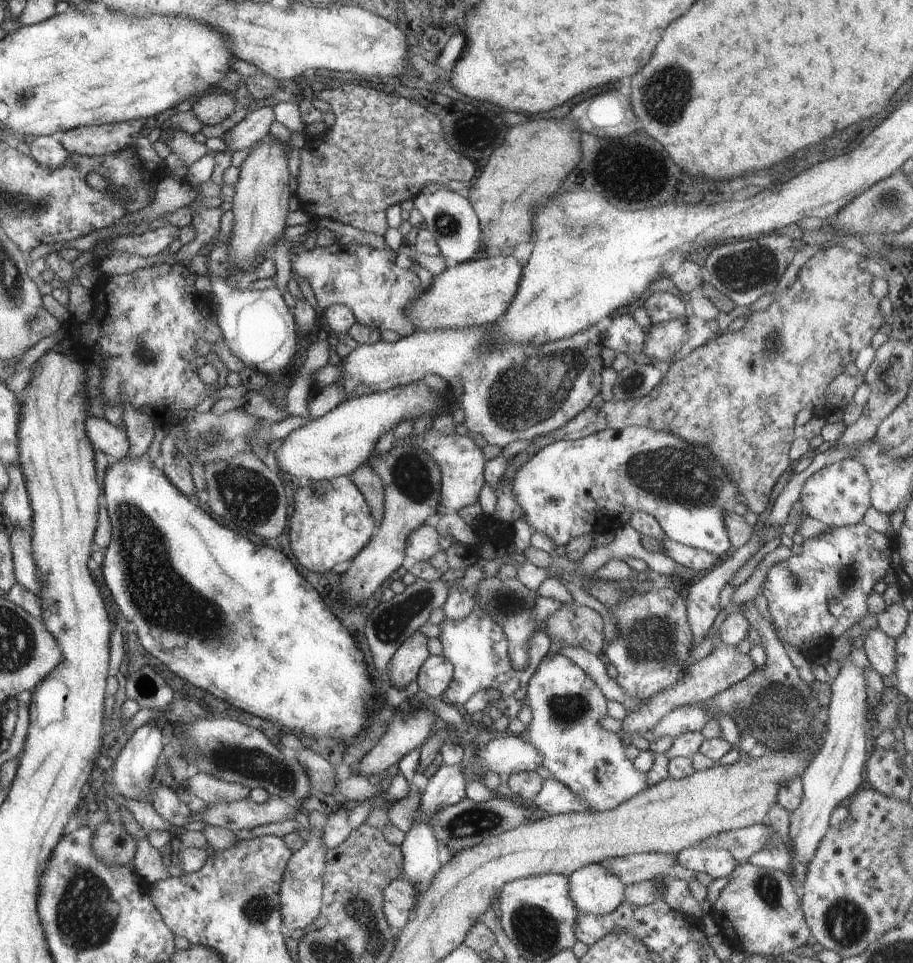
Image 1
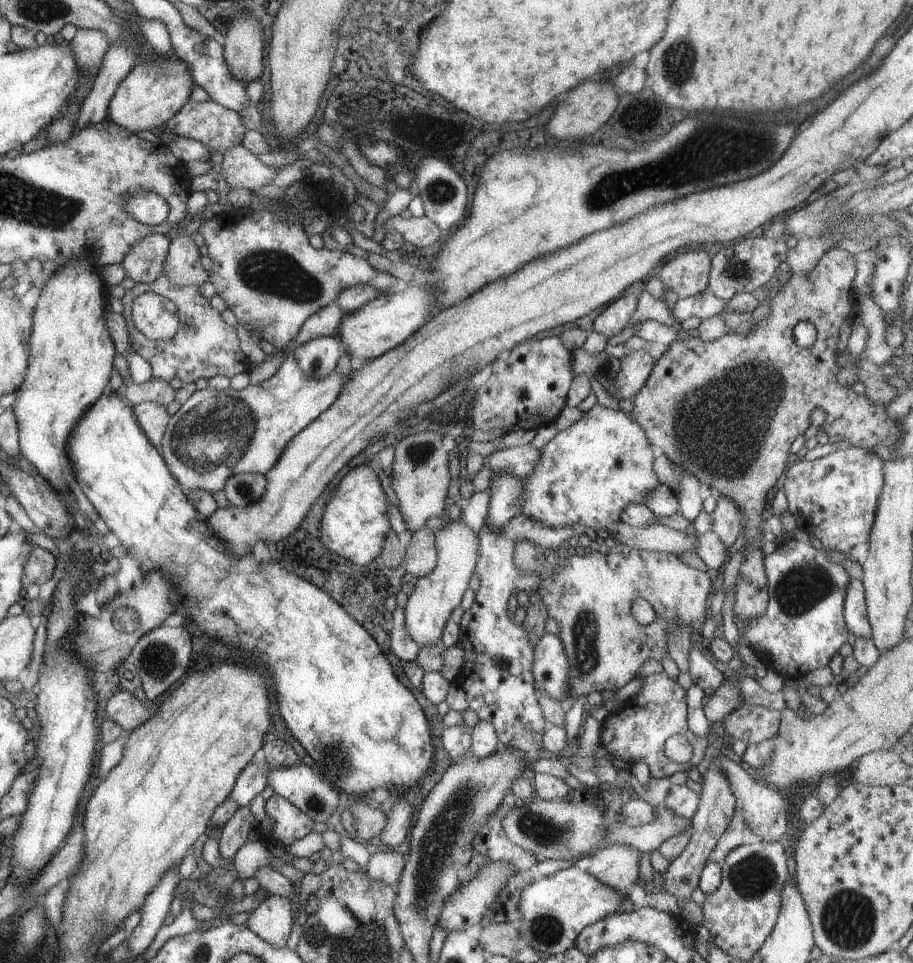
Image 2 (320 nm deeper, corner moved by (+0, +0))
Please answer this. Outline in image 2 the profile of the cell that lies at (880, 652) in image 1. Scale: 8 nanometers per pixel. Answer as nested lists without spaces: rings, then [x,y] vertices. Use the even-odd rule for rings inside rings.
[[[851,578],[843,602],[843,615],[847,628],[858,637],[871,639],[872,629],[867,619],[865,590],[861,580]]]

